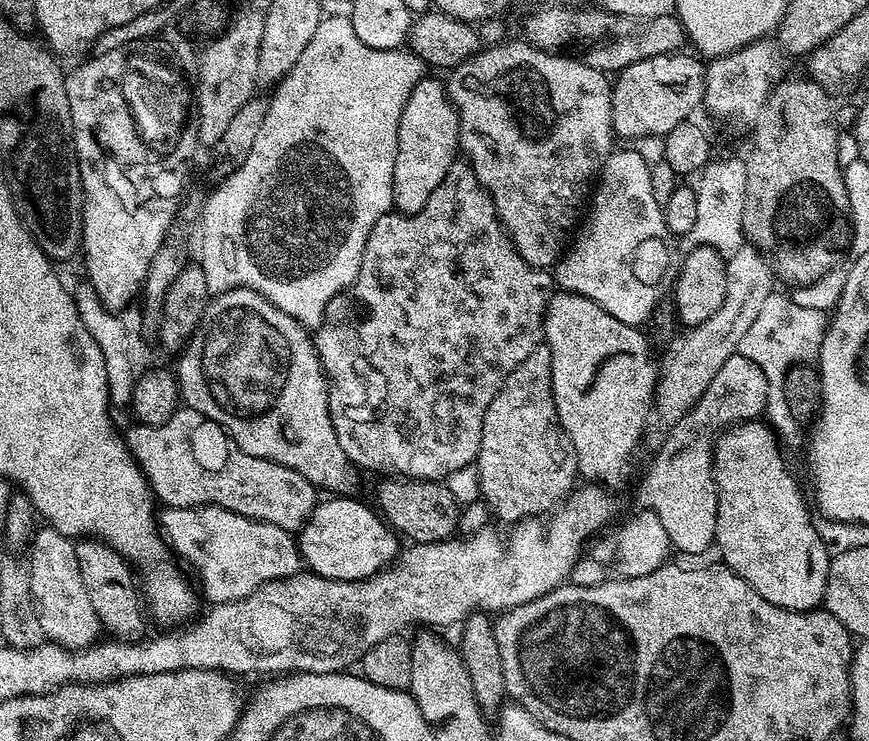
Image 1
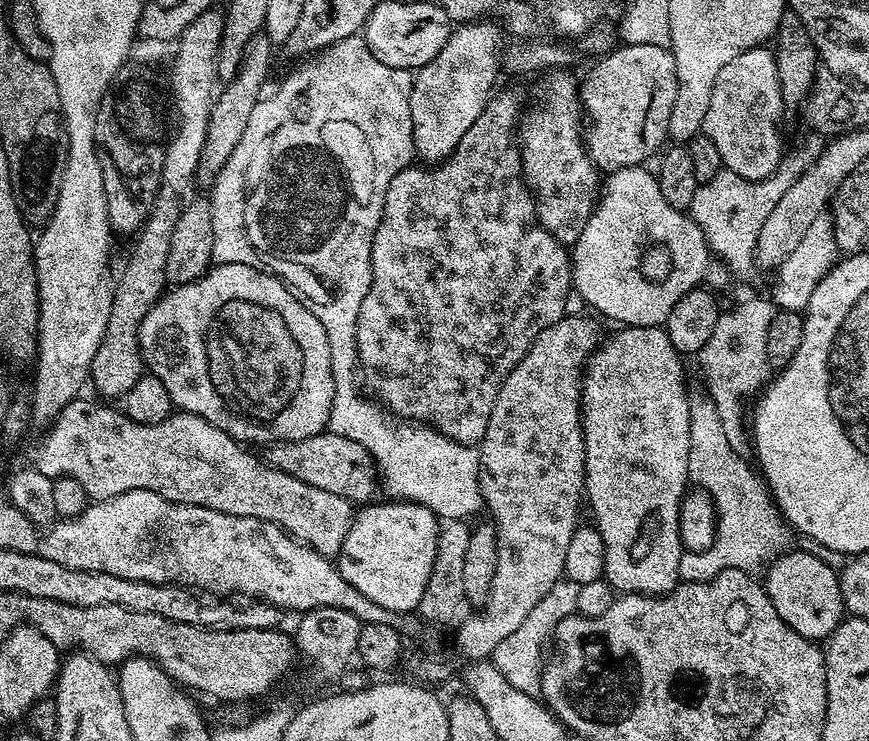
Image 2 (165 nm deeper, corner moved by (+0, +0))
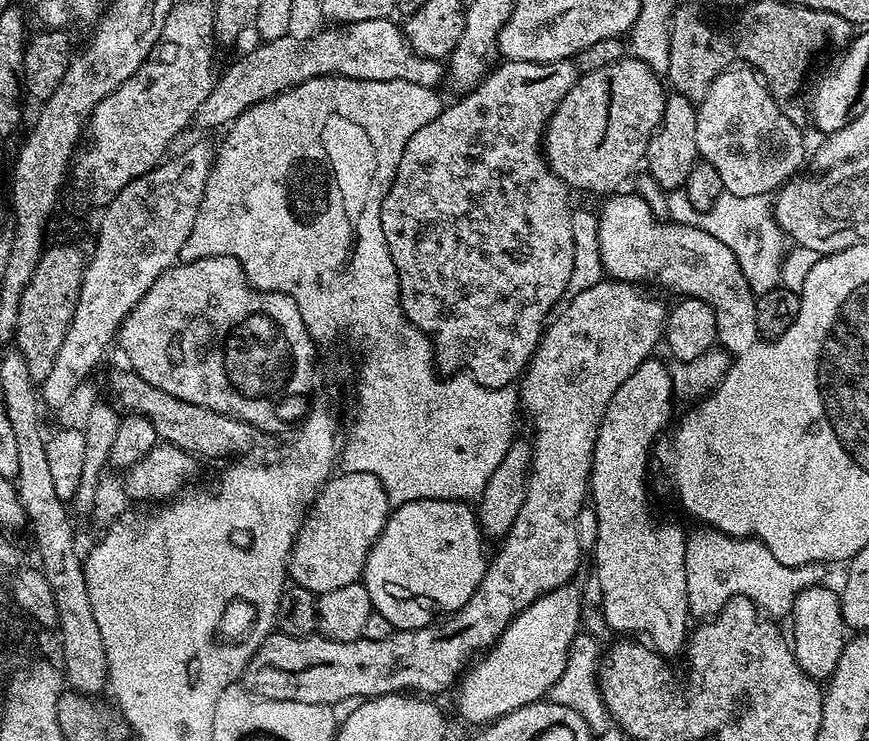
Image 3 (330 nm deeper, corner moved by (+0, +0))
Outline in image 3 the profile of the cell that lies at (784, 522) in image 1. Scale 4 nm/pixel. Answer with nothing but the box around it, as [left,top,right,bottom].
[790,584,846,682]

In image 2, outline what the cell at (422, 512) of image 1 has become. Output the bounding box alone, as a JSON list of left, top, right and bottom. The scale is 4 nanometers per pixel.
[267,430,378,505]

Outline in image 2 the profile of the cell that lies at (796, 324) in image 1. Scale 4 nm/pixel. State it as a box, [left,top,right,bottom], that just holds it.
[698,298,777,458]

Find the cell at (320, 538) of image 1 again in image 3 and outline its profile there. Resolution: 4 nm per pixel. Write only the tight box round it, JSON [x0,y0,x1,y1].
[362,500,490,630]

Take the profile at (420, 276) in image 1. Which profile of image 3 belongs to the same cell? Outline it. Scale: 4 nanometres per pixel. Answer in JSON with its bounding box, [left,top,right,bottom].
[382,59,577,387]

